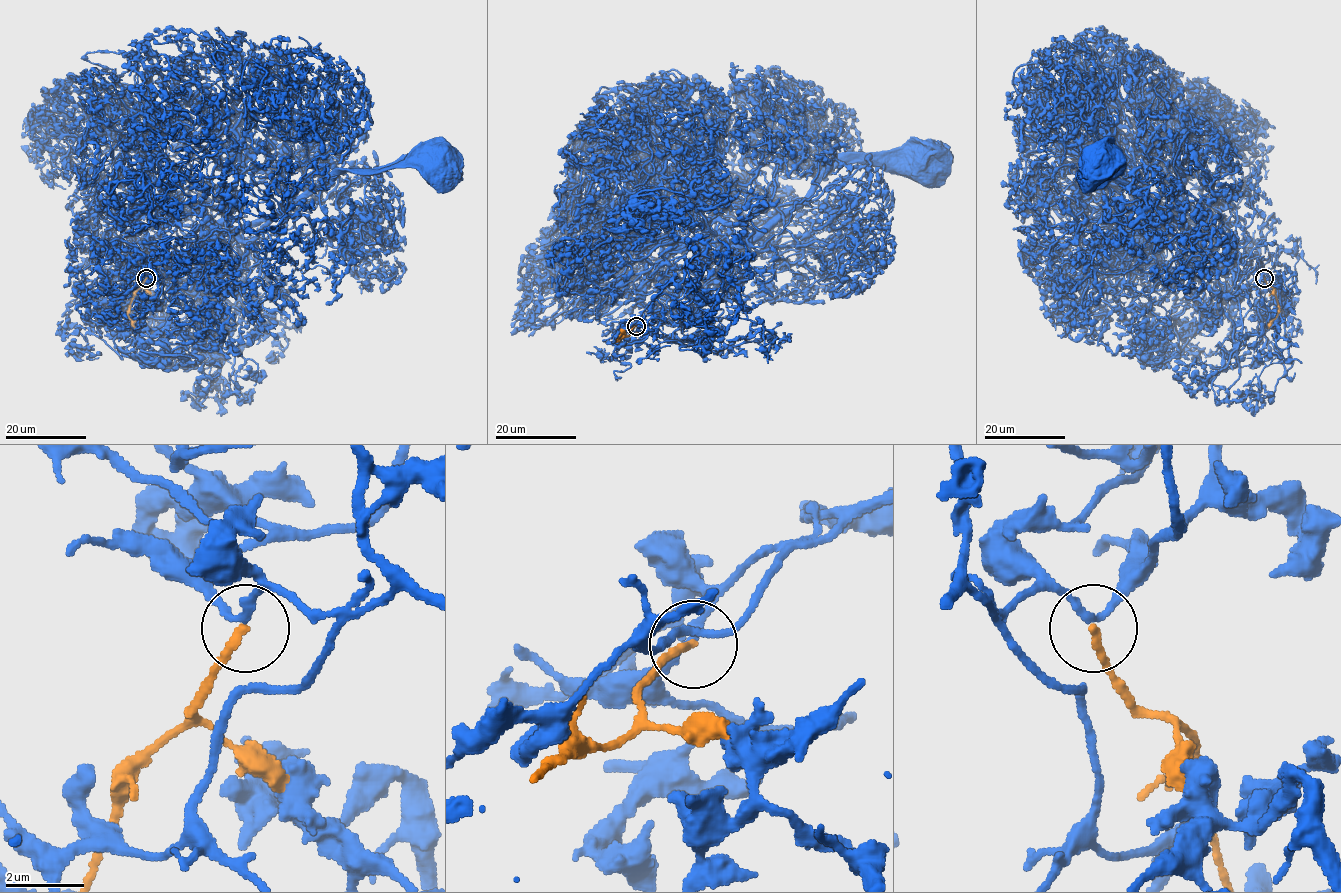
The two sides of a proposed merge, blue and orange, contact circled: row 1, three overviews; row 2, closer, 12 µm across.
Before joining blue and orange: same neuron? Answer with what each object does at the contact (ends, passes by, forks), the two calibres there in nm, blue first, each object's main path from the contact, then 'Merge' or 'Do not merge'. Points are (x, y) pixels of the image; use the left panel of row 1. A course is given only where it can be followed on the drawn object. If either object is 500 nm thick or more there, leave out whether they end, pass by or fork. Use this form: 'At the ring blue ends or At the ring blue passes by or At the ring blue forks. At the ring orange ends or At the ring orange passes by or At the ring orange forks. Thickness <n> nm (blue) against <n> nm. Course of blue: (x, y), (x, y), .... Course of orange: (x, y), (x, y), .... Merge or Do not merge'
At the ring blue passes by. At the ring orange ends. Thickness 190 nm (blue) against 200 nm. Course of blue: (147, 276), (207, 270), (211, 232), (273, 220), (337, 174), (432, 162). Course of orange: (146, 278), (130, 304), (128, 316), (134, 328). Do not merge

